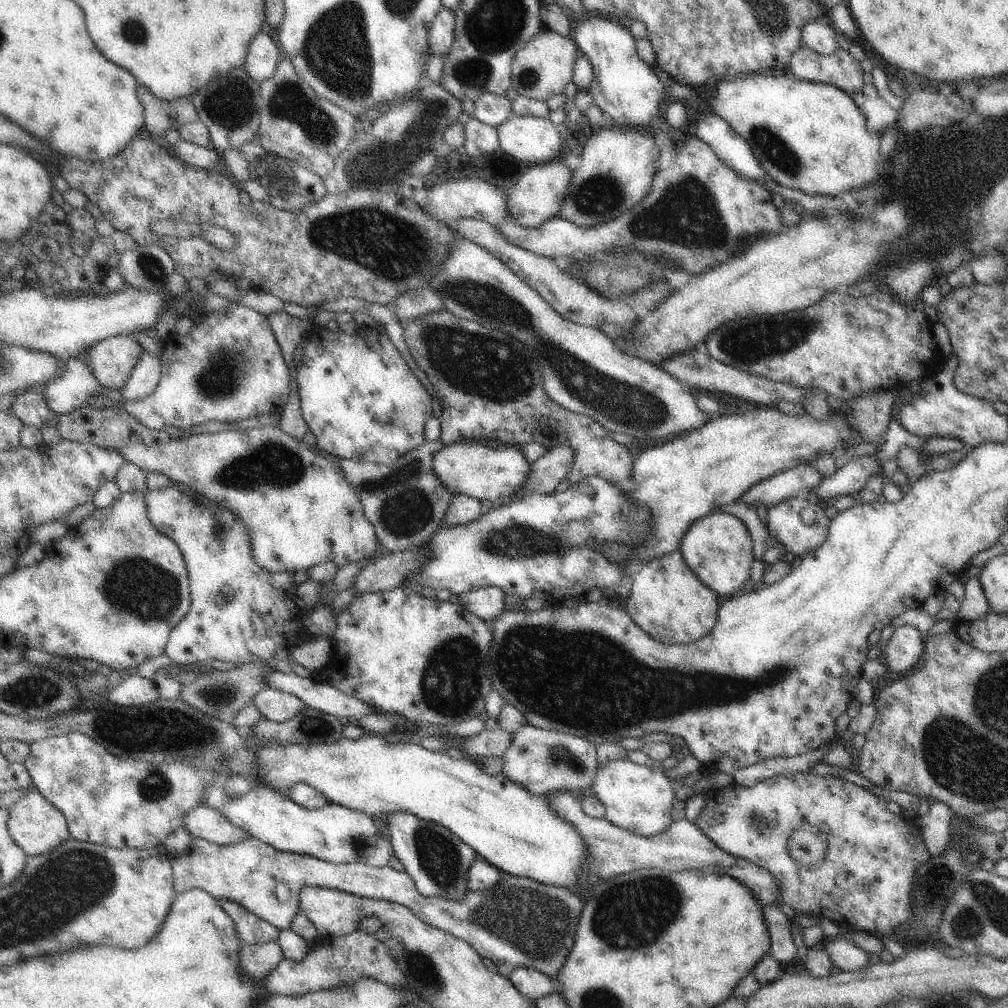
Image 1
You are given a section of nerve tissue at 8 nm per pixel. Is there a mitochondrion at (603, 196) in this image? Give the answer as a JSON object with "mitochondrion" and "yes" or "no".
{"mitochondrion":"yes"}

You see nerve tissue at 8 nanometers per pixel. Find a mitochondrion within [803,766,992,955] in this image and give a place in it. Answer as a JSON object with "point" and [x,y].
{"point":[937,881]}

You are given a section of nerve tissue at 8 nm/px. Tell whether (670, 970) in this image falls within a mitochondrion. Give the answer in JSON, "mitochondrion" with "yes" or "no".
{"mitochondrion":"no"}

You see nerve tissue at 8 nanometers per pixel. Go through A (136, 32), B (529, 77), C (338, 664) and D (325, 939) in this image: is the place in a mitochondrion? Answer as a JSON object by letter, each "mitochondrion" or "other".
{"A":"mitochondrion","B":"mitochondrion","C":"other","D":"other"}

